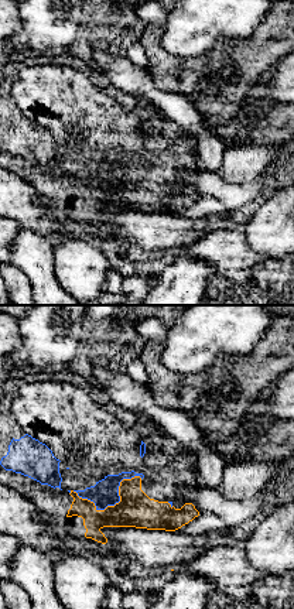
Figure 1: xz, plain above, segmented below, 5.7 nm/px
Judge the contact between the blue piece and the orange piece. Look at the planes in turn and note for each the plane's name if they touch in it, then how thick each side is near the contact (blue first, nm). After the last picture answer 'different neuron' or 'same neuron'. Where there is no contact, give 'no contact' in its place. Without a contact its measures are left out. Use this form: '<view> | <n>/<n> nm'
xz | 150/200 nm

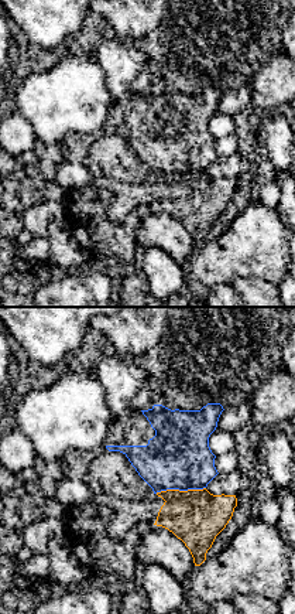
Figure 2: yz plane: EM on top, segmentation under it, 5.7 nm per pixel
yz | 360/320 nm

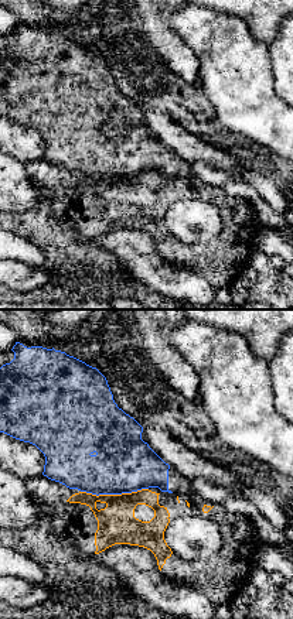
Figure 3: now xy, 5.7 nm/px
xy | 340/220 nm

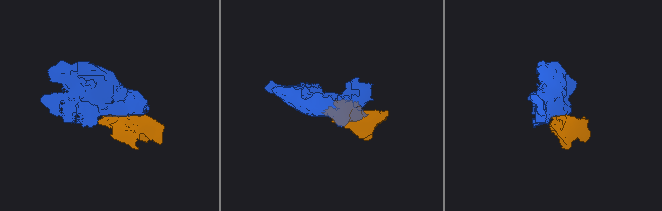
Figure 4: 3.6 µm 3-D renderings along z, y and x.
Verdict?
different neuron

